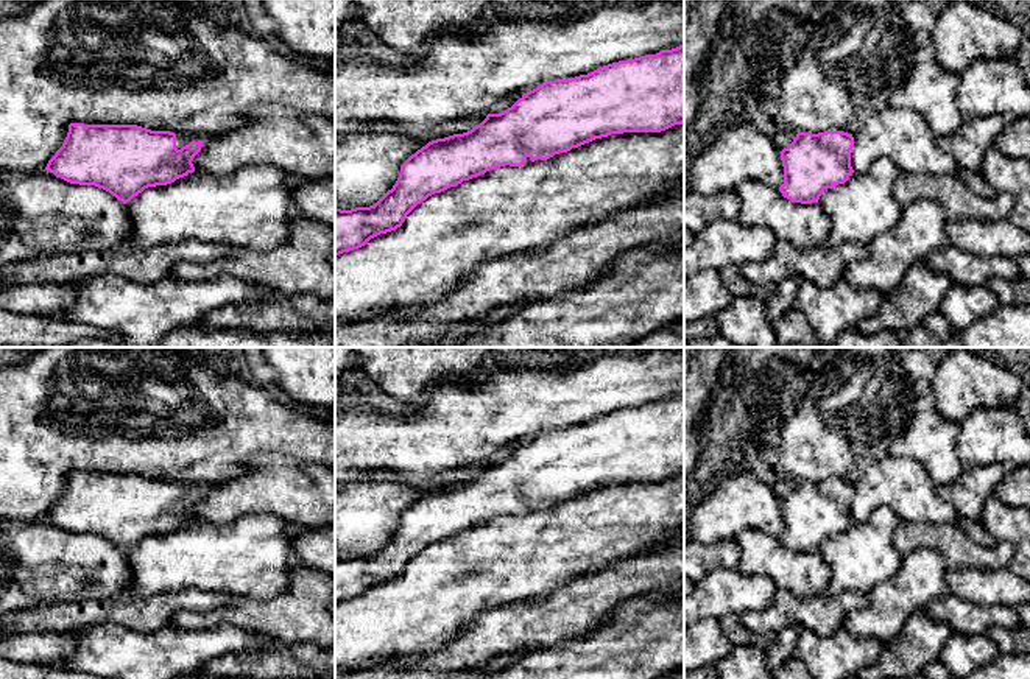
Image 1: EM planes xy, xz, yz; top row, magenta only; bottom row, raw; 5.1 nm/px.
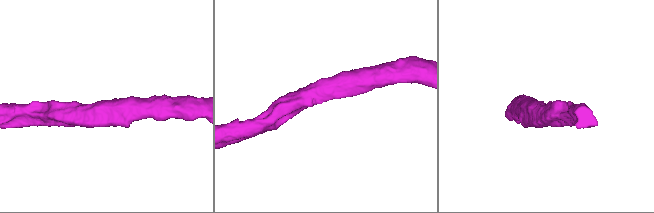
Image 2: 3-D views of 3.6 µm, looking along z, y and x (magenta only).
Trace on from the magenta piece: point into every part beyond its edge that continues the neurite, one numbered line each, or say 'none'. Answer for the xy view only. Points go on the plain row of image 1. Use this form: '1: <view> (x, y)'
1: xy (181, 488)

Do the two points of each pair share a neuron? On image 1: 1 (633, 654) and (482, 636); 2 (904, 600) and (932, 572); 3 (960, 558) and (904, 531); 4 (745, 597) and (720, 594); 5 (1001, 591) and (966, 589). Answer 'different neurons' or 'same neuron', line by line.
1: different neurons
2: same neuron
3: same neuron
4: same neuron
5: same neuron

